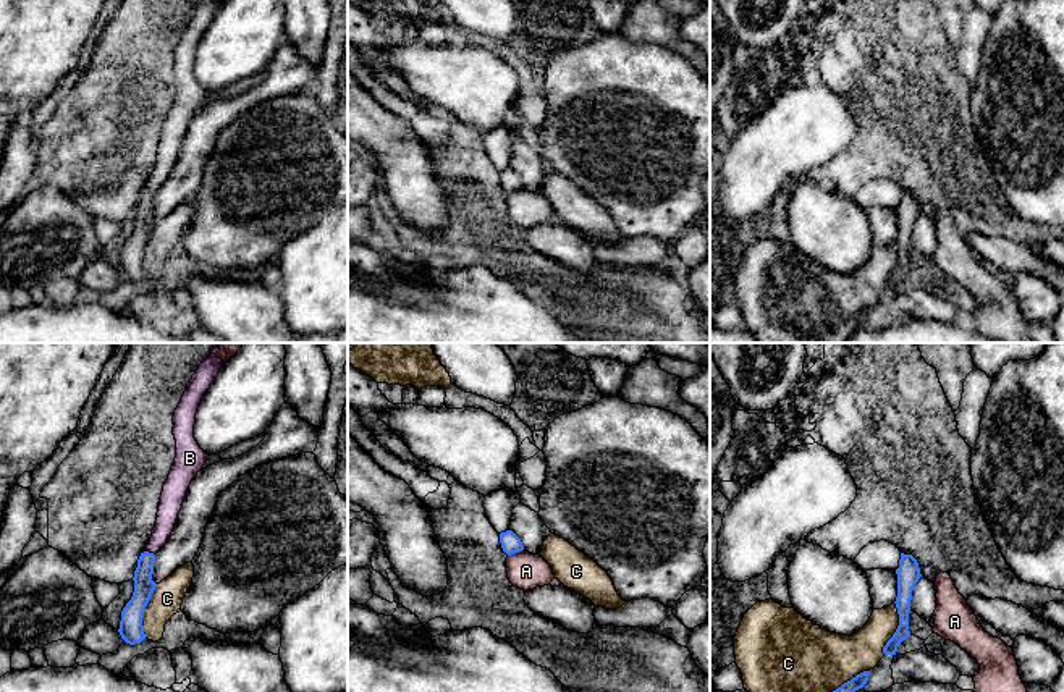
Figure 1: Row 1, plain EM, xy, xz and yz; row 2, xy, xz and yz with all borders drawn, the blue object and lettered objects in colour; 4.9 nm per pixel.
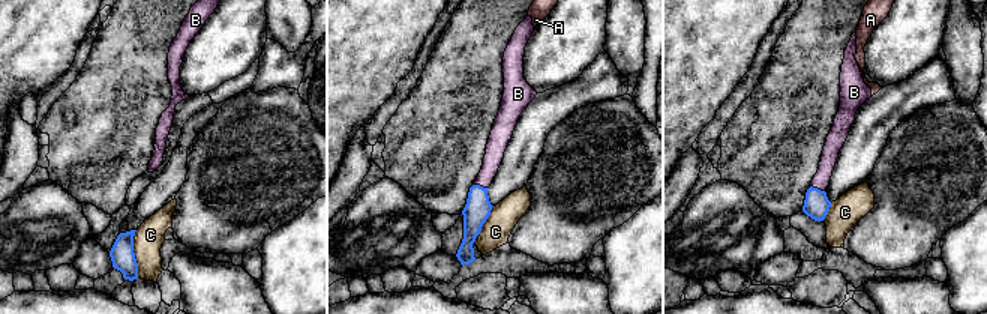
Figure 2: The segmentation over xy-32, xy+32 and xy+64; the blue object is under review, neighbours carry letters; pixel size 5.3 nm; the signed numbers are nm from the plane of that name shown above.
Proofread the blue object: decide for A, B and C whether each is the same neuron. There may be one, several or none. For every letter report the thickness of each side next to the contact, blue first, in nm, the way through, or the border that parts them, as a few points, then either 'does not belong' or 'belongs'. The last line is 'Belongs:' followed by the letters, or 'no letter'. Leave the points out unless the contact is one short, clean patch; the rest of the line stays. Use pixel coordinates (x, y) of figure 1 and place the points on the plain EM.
A: calibres 100 and 190 nm; border xz (523, 186), (508, 193); does not belong
B: calibres 100 and 110 nm; way xy (144, 223), (147, 189), (159, 177), (168, 146); belongs
C: calibres 120 and 150 nm; does not belong
Belongs: B

